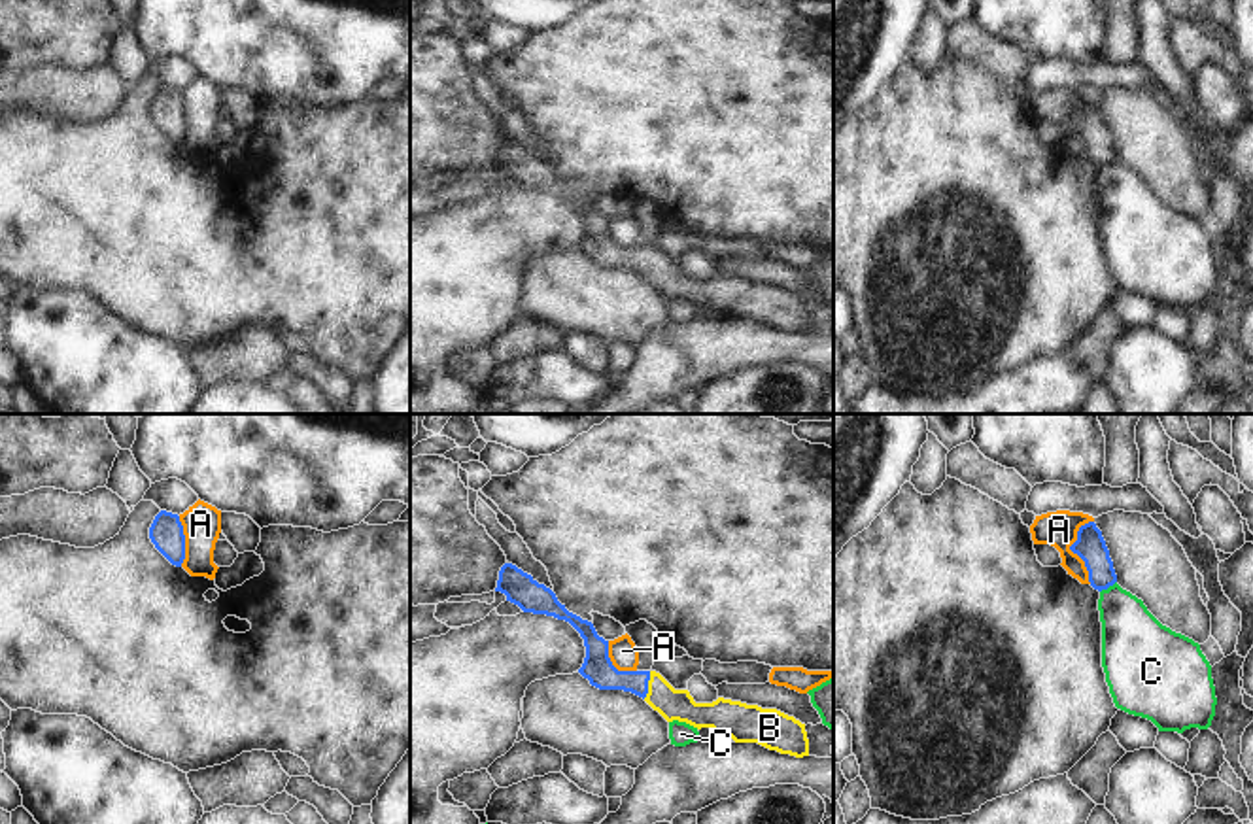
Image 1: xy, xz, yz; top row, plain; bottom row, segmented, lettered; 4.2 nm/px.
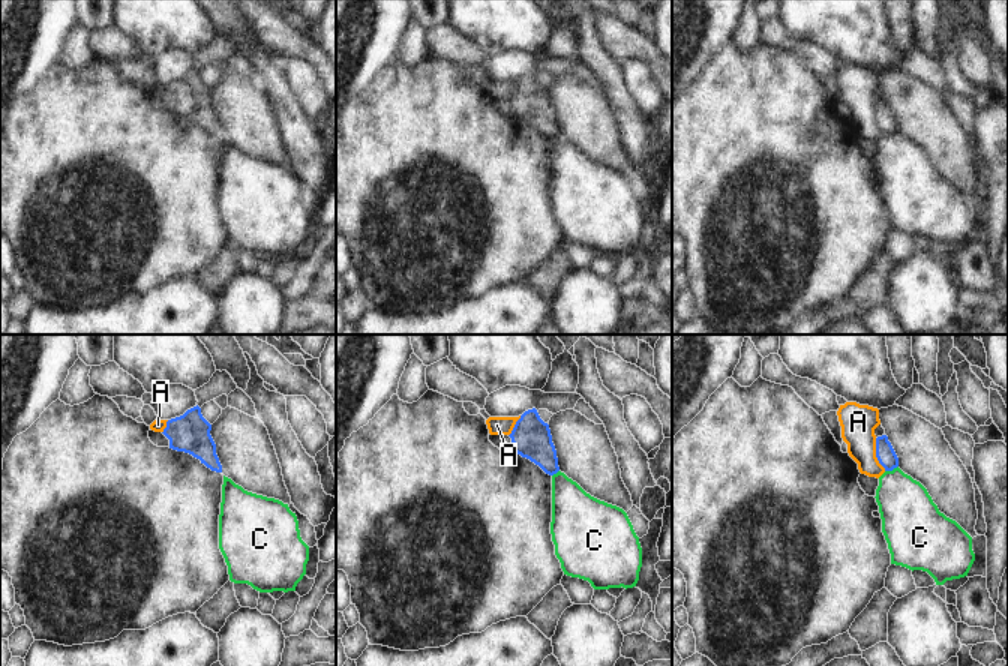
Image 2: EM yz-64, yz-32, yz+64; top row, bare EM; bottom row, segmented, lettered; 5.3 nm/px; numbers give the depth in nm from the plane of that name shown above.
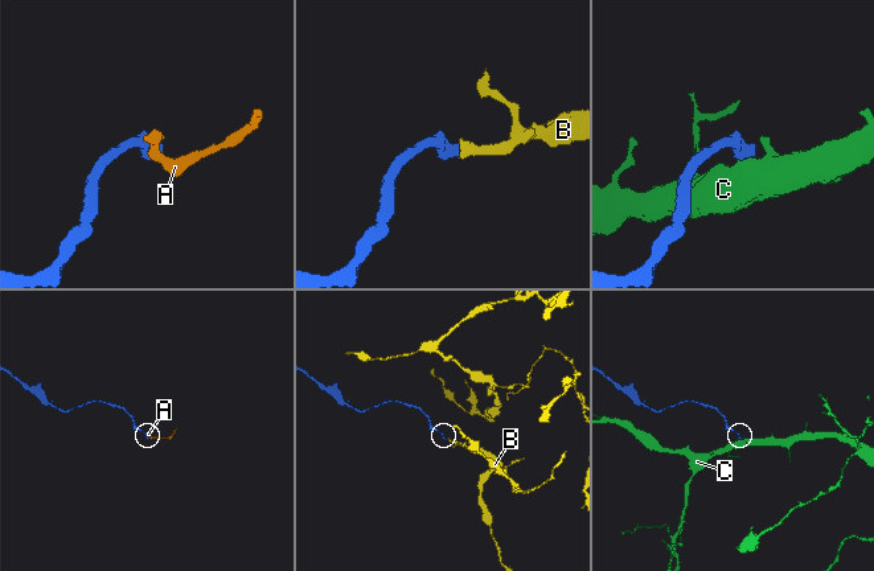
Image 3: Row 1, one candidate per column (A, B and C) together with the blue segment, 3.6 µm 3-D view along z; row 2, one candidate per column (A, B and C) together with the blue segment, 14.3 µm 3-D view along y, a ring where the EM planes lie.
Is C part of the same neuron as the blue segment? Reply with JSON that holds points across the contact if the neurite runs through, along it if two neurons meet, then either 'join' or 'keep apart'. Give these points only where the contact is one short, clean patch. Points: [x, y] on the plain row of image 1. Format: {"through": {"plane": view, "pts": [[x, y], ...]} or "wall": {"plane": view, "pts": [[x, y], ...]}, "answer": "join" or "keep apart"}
{"wall": {"plane": "yz", "pts": [[1115, 157], [1100, 169]]}, "answer": "keep apart"}

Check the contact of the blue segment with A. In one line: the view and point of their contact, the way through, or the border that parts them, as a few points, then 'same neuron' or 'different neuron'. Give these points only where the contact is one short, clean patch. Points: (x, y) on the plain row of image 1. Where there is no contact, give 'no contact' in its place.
contact yz (1072, 127); different neuron

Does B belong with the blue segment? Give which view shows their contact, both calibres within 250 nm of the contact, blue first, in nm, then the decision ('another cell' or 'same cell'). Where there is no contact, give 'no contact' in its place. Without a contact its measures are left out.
xz | 130/130 nm | same cell

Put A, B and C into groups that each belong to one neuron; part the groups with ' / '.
A / B / C

